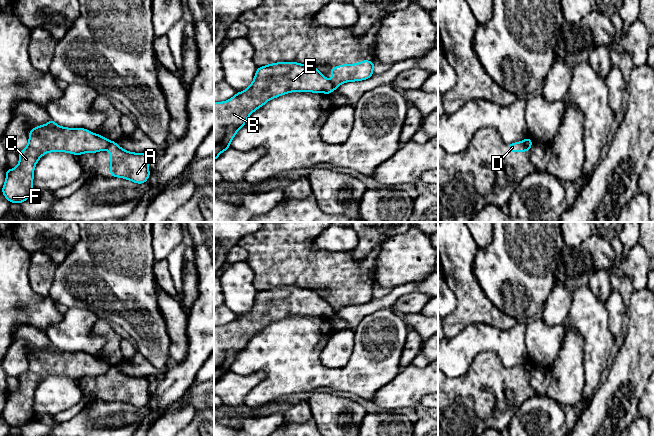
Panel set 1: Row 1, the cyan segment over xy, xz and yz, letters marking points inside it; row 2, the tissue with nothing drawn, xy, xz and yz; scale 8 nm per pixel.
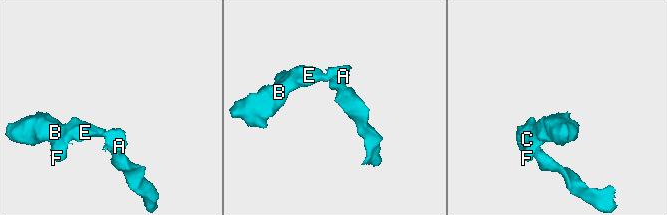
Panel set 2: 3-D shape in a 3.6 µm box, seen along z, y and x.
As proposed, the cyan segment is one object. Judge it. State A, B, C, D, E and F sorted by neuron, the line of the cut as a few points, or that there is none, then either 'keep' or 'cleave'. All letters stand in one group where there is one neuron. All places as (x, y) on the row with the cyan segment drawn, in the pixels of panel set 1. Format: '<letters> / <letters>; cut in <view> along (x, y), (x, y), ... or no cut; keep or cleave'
A D / B C E F; cut in yz along (521, 141), (529, 149); cleave

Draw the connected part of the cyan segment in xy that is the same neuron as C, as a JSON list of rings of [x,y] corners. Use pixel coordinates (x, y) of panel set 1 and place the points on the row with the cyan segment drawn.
[[[50,119],[47,124],[36,126],[29,131],[28,145],[18,153],[18,165],[14,169],[6,169],[2,193],[10,203],[23,203],[33,195],[34,169],[44,154],[96,153],[107,149],[109,143],[107,138],[90,130],[59,126]]]

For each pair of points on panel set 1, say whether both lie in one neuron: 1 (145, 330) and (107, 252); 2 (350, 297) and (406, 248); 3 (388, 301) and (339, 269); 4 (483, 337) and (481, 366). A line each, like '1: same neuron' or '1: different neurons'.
1: same neuron
2: different neurons
3: different neurons
4: different neurons

